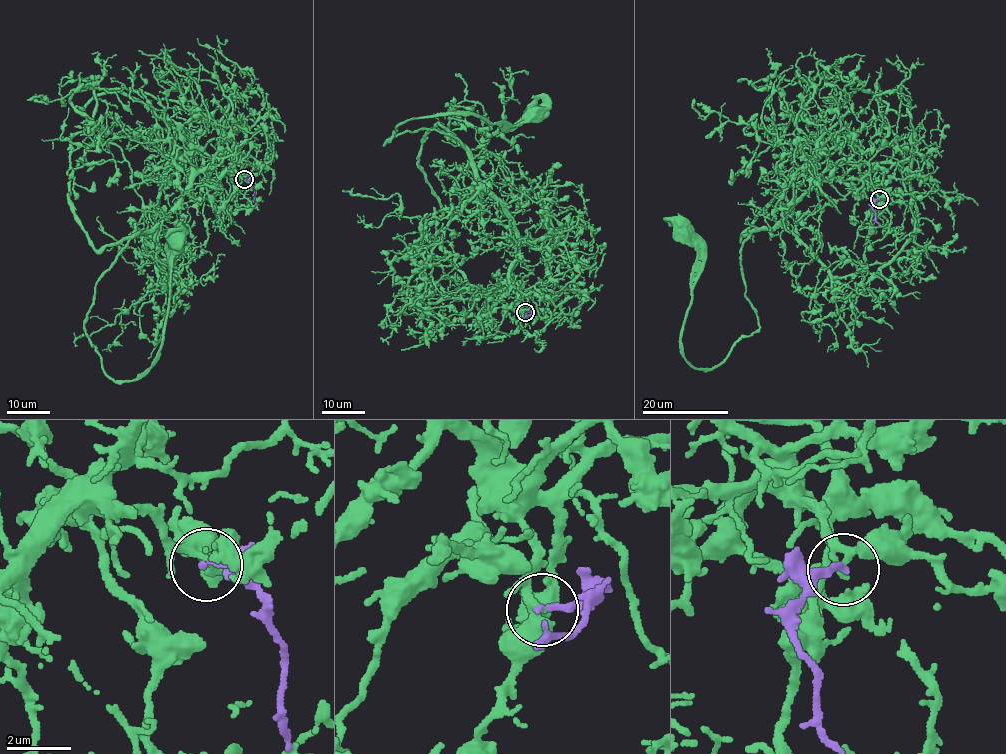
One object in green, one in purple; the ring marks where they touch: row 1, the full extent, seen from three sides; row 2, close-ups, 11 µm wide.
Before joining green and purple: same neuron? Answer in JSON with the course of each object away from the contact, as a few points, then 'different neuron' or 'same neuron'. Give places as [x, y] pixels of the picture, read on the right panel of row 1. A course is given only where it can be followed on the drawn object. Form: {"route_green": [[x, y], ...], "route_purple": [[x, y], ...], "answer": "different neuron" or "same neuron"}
{"route_green": [[879, 198], [819, 180], [753, 229], [741, 267], [759, 328], [711, 369], [682, 350], [696, 249], [680, 228]], "route_purple": [[879, 199], [872, 208], [879, 225]], "answer": "same neuron"}

